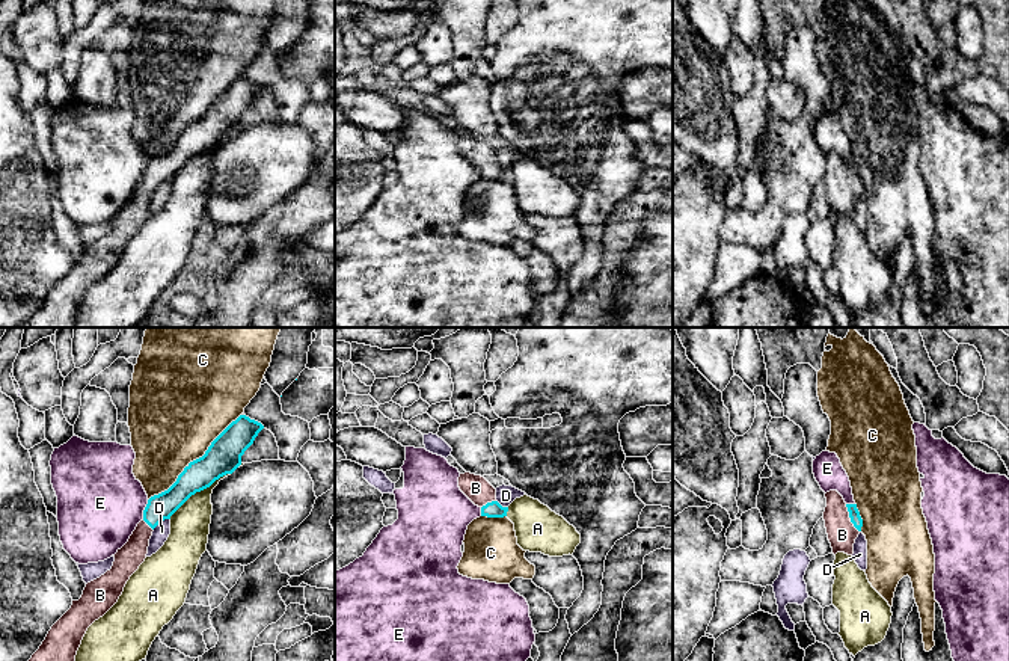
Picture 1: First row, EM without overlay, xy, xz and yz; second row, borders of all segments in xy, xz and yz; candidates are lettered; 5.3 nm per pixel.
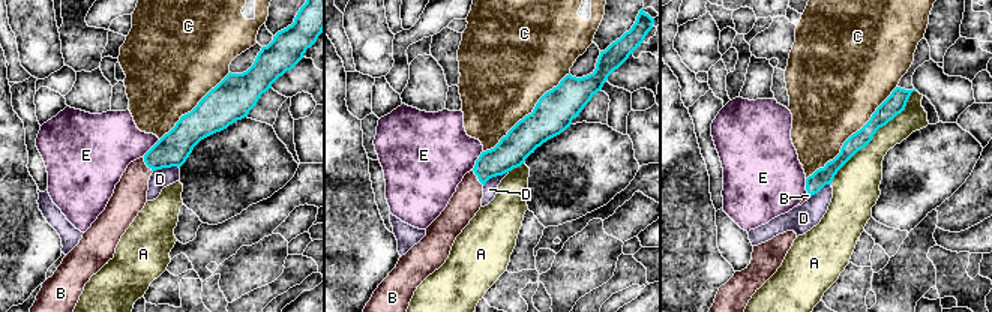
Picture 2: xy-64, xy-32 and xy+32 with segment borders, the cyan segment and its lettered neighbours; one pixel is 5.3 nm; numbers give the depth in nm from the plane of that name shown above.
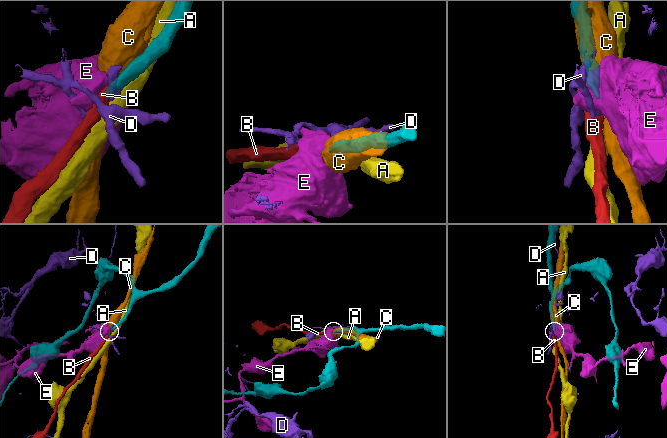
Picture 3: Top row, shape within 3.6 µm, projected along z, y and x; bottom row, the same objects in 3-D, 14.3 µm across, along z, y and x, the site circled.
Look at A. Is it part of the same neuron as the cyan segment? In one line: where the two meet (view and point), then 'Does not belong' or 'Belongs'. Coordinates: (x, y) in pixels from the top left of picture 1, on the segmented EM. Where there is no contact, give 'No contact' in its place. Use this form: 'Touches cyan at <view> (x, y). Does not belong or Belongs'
Touches cyan at xy (199, 491). Does not belong

